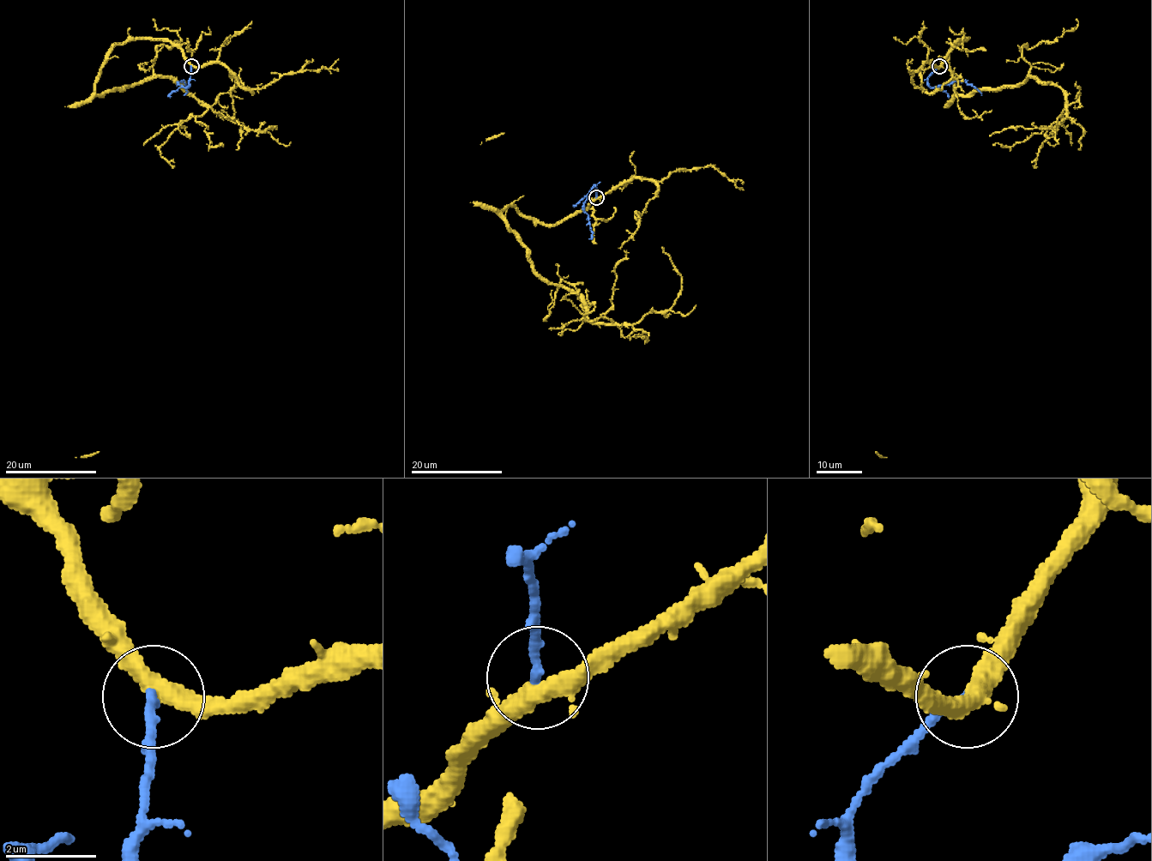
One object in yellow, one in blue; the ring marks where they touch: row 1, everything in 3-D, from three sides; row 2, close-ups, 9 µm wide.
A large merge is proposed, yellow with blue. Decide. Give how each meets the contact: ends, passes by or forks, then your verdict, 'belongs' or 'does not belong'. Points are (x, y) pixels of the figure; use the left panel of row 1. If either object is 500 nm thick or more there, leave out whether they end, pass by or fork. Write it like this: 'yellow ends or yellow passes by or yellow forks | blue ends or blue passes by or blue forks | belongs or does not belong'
yellow passes by | blue ends | belongs

